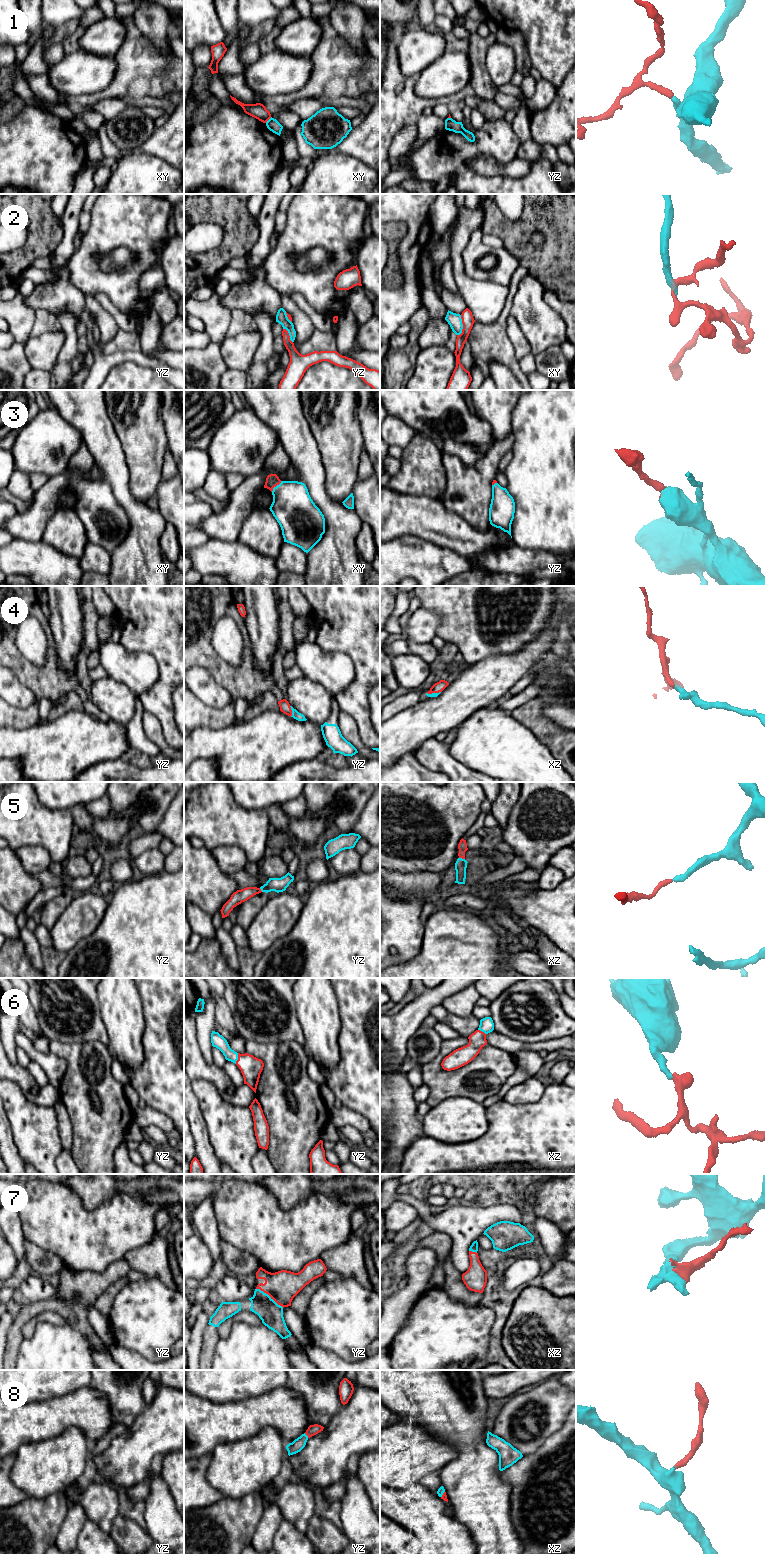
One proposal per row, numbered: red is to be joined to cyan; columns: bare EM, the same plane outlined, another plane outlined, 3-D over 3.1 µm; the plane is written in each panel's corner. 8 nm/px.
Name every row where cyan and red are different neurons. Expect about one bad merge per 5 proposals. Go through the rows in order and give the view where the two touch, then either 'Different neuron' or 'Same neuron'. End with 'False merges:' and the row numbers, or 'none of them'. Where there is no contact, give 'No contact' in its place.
1: Touches cyan in xy. Different neuron
2: Touches cyan in xy. Different neuron
3: Touches cyan in xy. Same neuron
4: Touches cyan in yz. Same neuron
5: Touches cyan in xz. Same neuron
6: Touches cyan in yz. Same neuron
7: Touches cyan in yz. Same neuron
8: Touches cyan in yz. Same neuron
False merges: 1, 2

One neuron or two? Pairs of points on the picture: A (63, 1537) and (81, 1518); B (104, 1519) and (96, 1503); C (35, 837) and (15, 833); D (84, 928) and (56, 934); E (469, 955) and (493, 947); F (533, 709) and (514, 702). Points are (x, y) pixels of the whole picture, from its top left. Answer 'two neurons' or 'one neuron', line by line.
A: one neuron
B: one neuron
C: one neuron
D: one neuron
E: one neuron
F: two neurons

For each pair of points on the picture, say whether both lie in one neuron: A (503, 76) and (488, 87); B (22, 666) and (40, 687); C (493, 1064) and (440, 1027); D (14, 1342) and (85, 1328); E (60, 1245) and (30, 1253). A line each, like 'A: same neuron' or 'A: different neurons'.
A: different neurons
B: same neuron
C: different neurons
D: same neuron
E: different neurons

